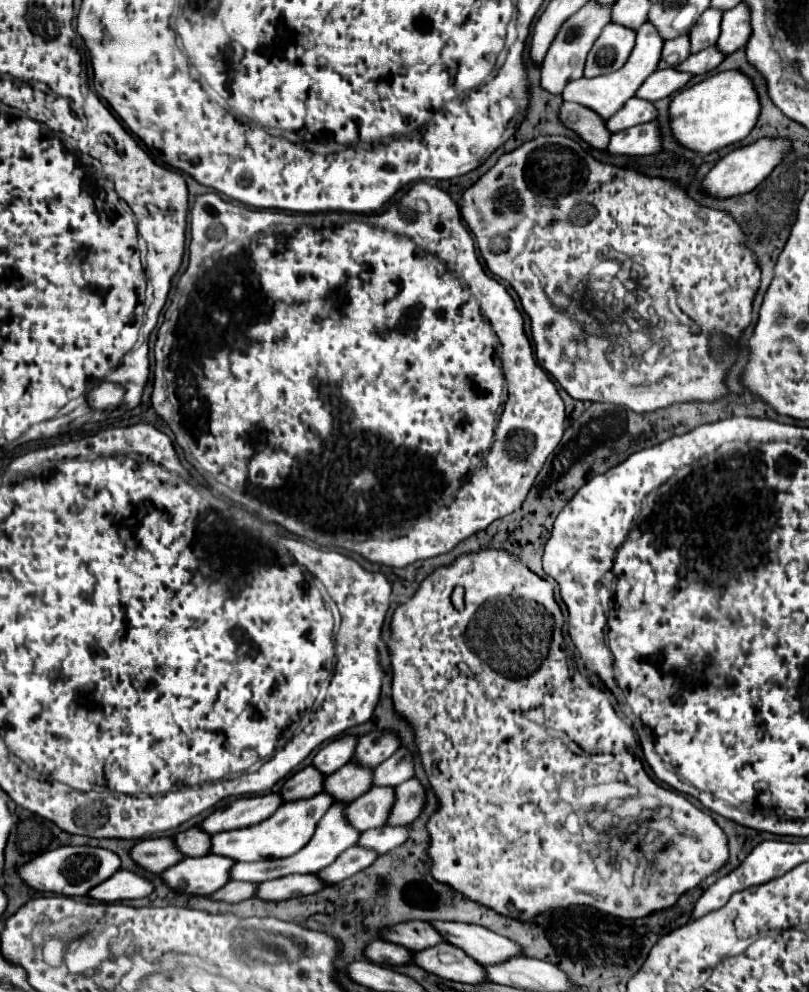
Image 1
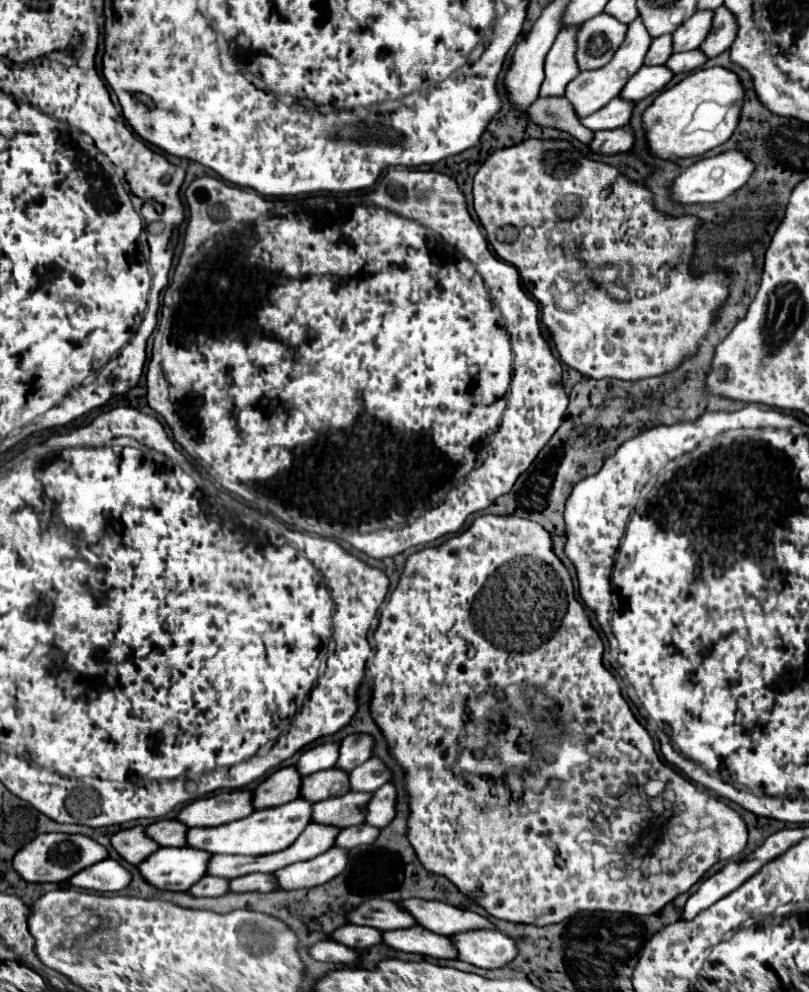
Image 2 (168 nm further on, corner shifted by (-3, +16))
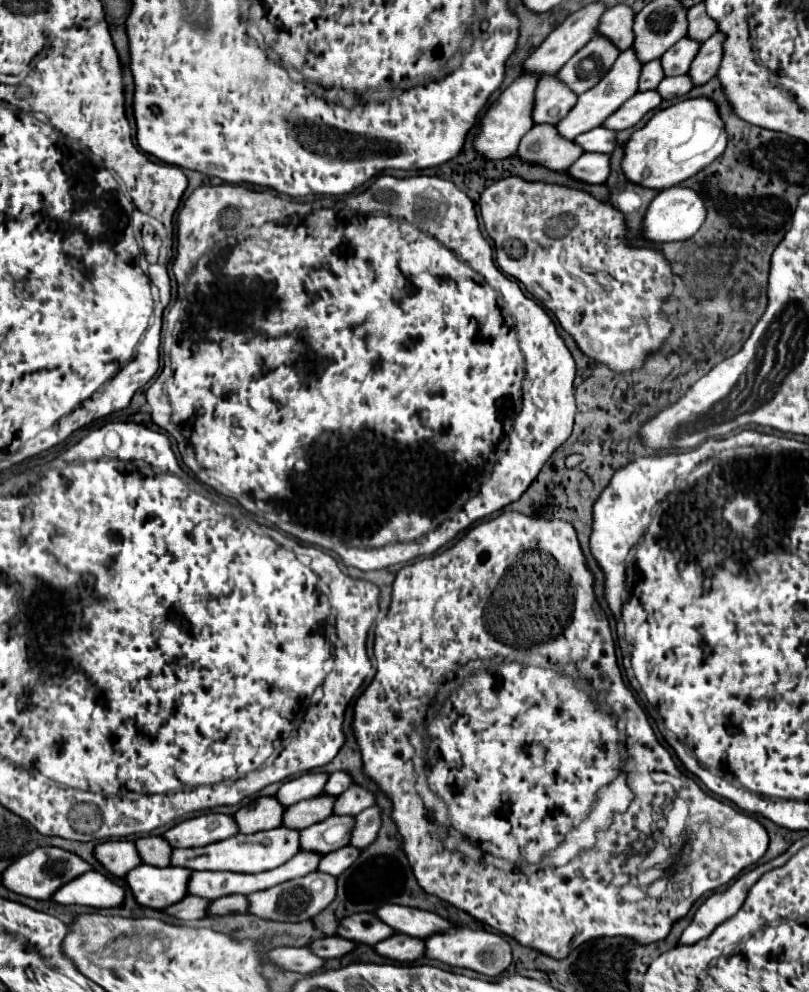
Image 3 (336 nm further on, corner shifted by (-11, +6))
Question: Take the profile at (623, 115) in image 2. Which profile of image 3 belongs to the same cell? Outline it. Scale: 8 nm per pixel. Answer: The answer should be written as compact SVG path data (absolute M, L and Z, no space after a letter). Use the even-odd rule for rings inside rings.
M598 126L596 130L590 130L588 134L580 134L580 138L574 140L584 152L598 152L598 154L610 154L616 144L616 132L604 130Z

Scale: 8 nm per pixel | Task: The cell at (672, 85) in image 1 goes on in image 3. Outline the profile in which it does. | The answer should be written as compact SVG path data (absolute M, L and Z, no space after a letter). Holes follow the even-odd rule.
M656 90L638 92L628 102L624 102L624 106L620 106L620 110L616 110L616 114L612 114L612 118L608 118L608 122L604 122L604 128L610 128L614 132L632 128L642 120L642 116L646 112L658 108L660 102L662 102L662 98Z

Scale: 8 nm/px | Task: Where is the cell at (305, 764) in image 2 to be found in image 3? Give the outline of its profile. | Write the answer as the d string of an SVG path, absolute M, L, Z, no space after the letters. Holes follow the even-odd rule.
M308 772L308 774L302 774L294 780L288 780L280 786L278 794L276 794L276 800L288 808L300 800L308 800L312 796L318 796L324 788L328 780L328 774L320 774L320 772Z

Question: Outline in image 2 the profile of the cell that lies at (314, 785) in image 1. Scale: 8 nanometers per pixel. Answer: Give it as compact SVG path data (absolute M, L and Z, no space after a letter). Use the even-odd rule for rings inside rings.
M296 766L276 770L254 790L254 808L262 810L268 806L280 806L294 800L296 796L300 796L300 784L302 776Z

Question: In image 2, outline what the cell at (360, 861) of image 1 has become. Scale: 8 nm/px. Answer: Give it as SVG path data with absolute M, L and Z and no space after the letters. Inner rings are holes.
M332 846L332 850L304 862L290 864L274 872L280 890L296 890L296 888L312 888L320 886L332 878L336 878L348 864L348 850Z

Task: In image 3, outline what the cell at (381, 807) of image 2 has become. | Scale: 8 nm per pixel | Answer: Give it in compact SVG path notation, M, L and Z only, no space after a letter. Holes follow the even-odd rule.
M372 806L368 810L362 810L354 820L356 820L356 824L352 828L350 846L356 846L358 850L362 850L364 846L374 842L378 830L380 830L380 808Z

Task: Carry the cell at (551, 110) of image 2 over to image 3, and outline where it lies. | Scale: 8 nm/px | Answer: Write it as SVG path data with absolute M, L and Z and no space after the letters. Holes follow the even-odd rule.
M544 124L534 126L530 132L526 132L518 148L518 158L522 162L536 164L552 172L566 170L574 160L580 158L580 154L580 146L560 138L554 126Z

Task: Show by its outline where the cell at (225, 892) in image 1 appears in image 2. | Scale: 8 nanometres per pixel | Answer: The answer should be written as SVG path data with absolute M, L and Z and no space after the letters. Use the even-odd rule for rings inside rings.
M204 876L188 892L194 896L222 896L230 892L230 880L224 880L220 876Z

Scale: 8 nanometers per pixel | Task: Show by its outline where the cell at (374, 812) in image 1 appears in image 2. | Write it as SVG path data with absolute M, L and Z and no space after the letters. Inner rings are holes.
M348 792L338 798L316 802L312 808L312 820L340 828L362 824L364 804L368 804L368 796L372 796L372 792Z

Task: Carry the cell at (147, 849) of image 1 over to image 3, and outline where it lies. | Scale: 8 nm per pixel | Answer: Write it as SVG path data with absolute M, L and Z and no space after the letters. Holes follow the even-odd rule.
M102 842L94 848L94 858L114 876L124 878L132 868L140 866L140 856L136 854L134 842Z

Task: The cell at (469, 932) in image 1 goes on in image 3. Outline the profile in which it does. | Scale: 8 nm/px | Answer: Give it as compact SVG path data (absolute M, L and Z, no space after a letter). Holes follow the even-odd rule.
M388 904L388 906L378 906L374 912L376 912L376 918L380 918L384 924L392 926L394 932L408 934L414 938L426 938L434 932L452 928L452 924L448 920L440 918L438 914L426 912L426 910L414 910L408 906Z

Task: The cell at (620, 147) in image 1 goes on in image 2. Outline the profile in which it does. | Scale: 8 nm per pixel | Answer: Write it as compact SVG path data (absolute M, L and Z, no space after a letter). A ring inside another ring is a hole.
M626 124L624 128L616 128L616 130L594 132L594 140L590 142L590 148L602 154L616 154L630 150L634 144L636 144L634 130L630 124Z

